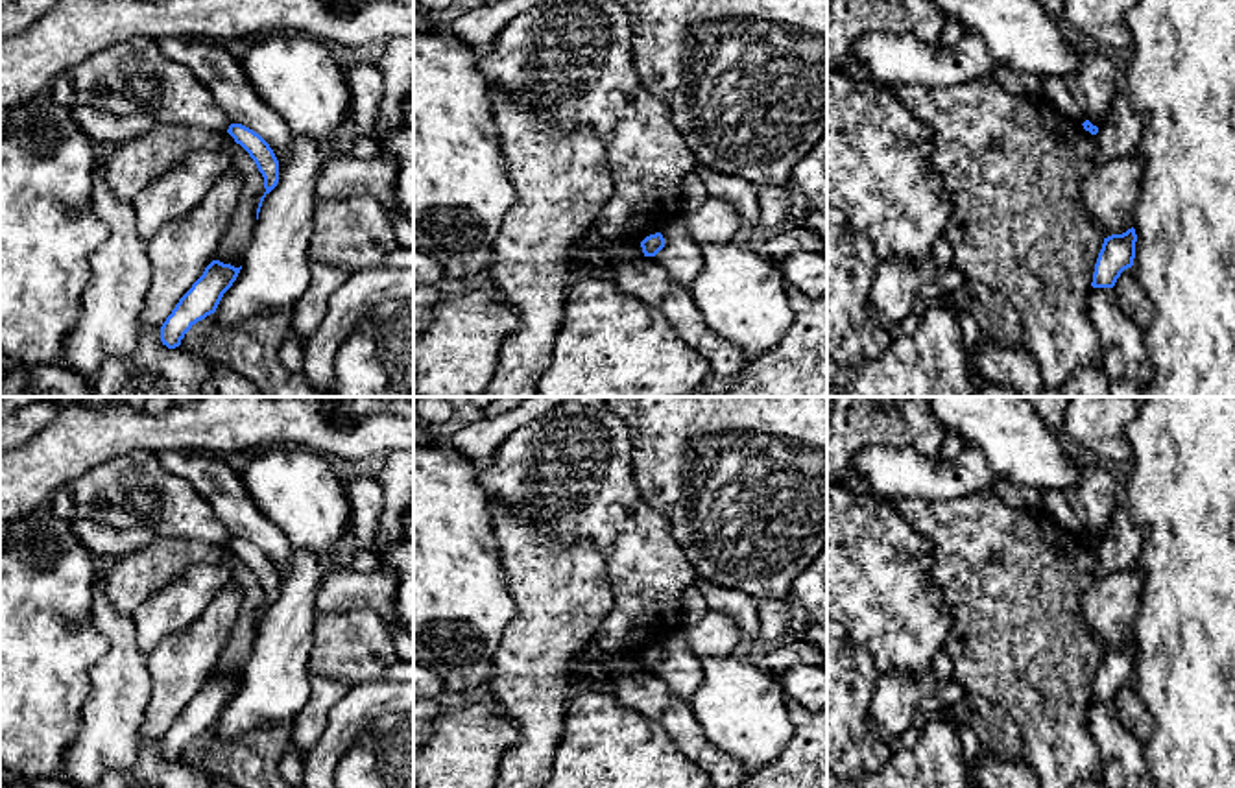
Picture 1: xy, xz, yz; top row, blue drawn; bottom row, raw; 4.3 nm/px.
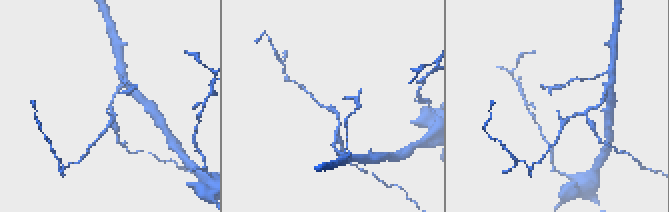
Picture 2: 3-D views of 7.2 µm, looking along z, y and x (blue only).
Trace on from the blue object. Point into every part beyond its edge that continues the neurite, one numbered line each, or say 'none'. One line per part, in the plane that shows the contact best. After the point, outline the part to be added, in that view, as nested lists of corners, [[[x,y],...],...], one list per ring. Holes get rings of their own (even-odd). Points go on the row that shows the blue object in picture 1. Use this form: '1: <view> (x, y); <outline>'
none

